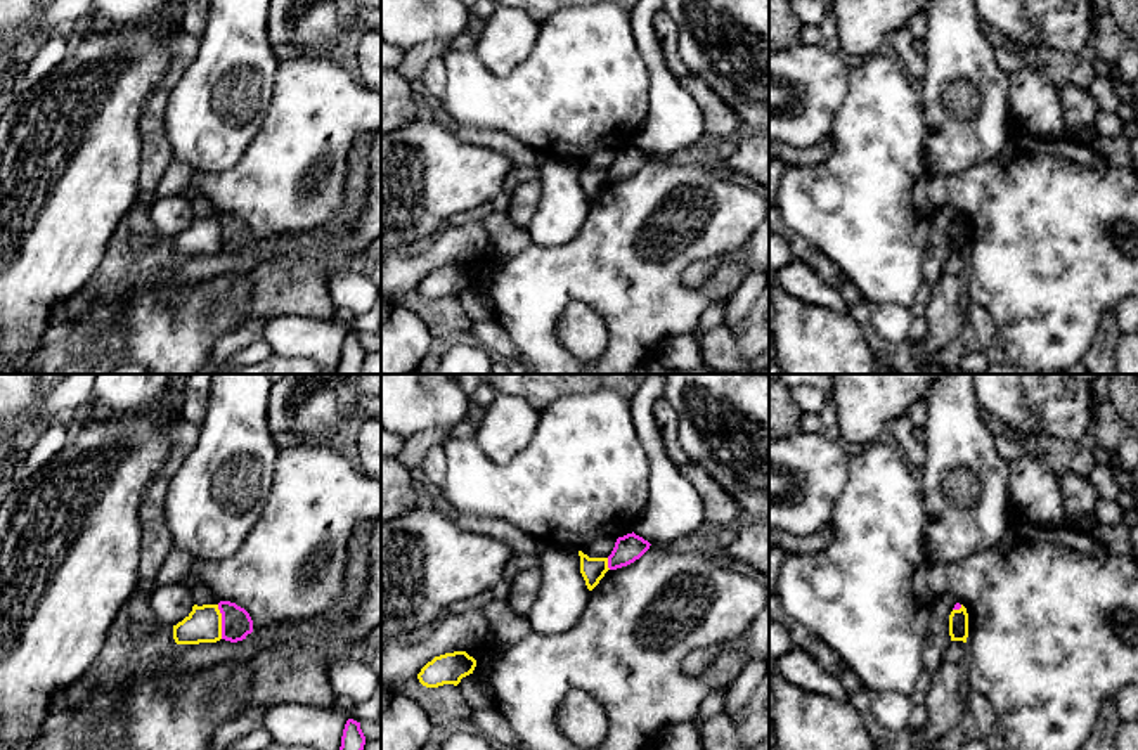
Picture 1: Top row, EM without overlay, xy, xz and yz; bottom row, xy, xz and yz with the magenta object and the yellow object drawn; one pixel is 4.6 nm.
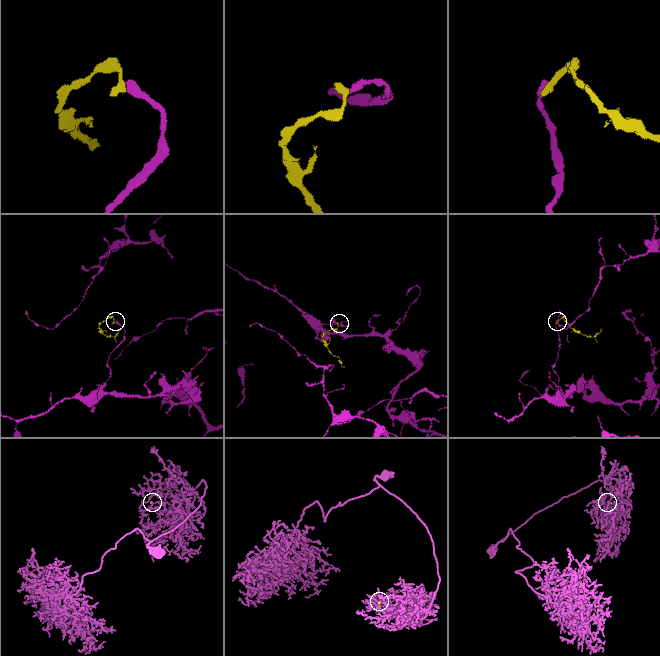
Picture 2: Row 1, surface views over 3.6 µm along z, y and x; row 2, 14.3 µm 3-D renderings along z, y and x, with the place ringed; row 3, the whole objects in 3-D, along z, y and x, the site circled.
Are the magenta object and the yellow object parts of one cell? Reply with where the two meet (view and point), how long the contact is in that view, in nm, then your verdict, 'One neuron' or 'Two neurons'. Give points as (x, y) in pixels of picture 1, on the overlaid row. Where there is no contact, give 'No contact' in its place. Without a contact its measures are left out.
Touches magenta at xy (222, 622). Shared border 160 nm. Two neurons

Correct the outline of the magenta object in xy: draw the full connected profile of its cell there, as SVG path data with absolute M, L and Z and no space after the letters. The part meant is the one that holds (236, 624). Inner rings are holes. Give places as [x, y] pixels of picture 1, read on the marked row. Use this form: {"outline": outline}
{"outline": "M220 601L218 610L222 613L222 639L237 643L253 632L253 620L244 608L230 601Z"}

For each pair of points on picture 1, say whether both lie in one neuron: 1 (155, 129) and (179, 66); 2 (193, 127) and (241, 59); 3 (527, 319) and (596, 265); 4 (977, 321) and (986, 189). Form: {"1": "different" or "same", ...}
{"1": "same", "2": "same", "3": "same", "4": "different"}

